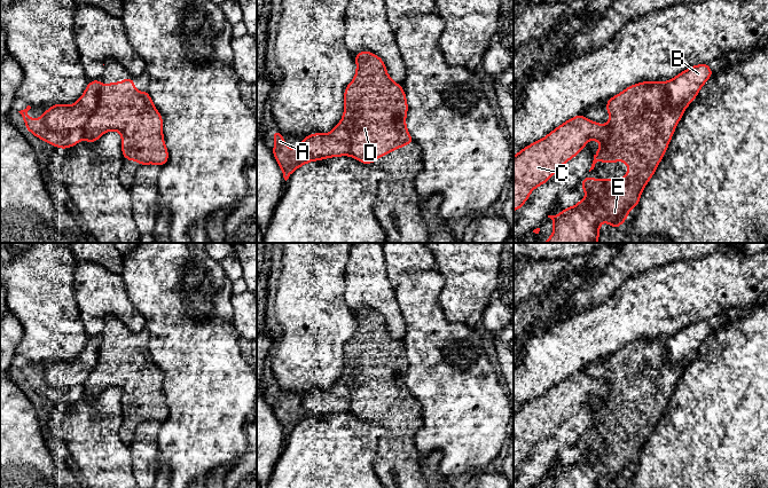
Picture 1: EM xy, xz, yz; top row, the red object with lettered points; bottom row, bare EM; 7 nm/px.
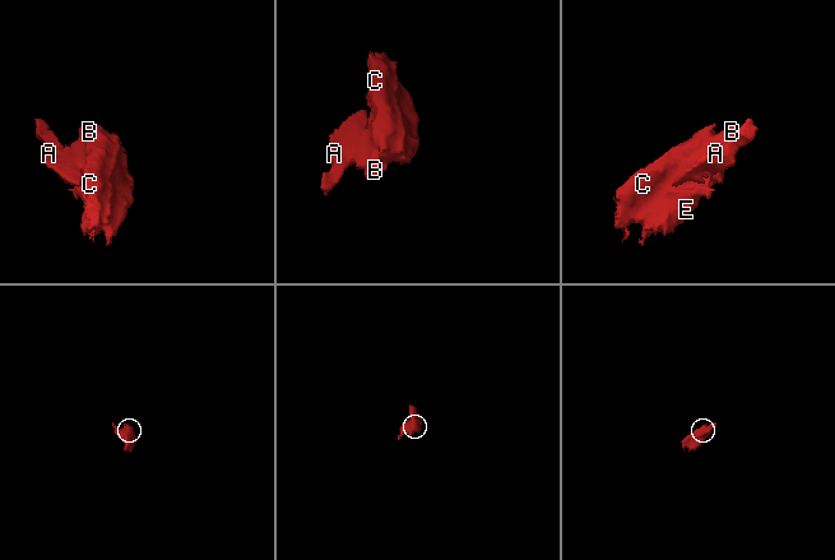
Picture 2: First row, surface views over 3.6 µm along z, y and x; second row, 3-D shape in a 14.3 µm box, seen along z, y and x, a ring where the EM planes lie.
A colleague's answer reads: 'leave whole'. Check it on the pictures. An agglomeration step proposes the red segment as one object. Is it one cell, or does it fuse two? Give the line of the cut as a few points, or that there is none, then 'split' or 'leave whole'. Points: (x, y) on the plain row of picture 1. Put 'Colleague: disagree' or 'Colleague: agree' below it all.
xy (102, 343), (98, 354), (98, 362), (84, 384), (81, 393) | split
Colleague: disagree

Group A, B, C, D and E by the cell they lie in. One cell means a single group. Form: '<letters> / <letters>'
A B / C D E

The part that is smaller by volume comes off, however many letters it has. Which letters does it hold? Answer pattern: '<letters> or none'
A, B

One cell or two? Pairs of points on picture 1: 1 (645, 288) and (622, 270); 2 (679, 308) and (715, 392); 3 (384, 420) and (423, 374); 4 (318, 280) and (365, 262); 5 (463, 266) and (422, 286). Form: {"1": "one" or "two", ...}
{"1": "two", "2": "two", "3": "two", "4": "two", "5": "two"}

